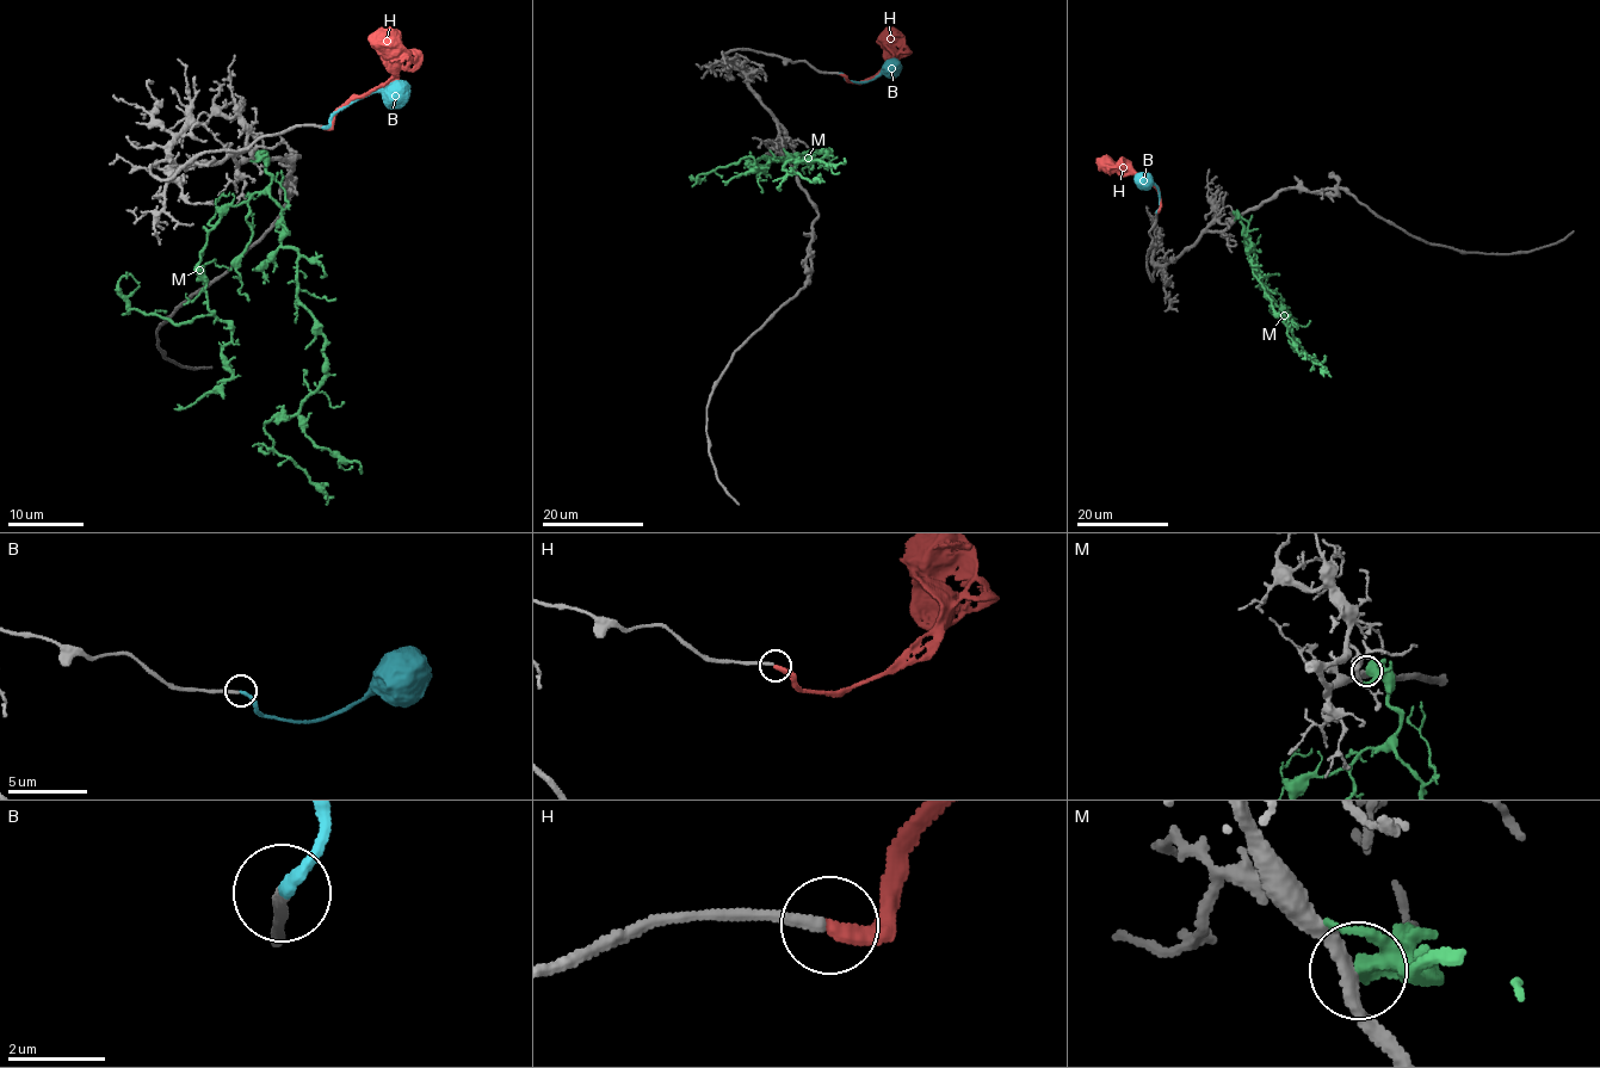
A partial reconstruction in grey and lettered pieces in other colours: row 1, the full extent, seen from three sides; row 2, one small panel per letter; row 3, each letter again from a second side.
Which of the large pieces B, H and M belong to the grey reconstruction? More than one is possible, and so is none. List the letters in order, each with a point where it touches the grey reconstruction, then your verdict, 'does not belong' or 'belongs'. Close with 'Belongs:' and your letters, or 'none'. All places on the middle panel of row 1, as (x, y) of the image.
B: contact (840, 73); belongs
H: contact (840, 73); does not belong
M: contact (791, 161); does not belong
Belongs: B

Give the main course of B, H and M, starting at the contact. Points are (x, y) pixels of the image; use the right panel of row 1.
B: (1156, 213), (1160, 208), (1155, 185), (1148, 179), (1140, 181)
H: (1157, 213), (1160, 204), (1154, 186), (1106, 159), (1097, 161)
M: (1237, 215), (1242, 235), (1251, 244), (1253, 273), (1273, 312), (1287, 328), (1295, 347), (1332, 377)

